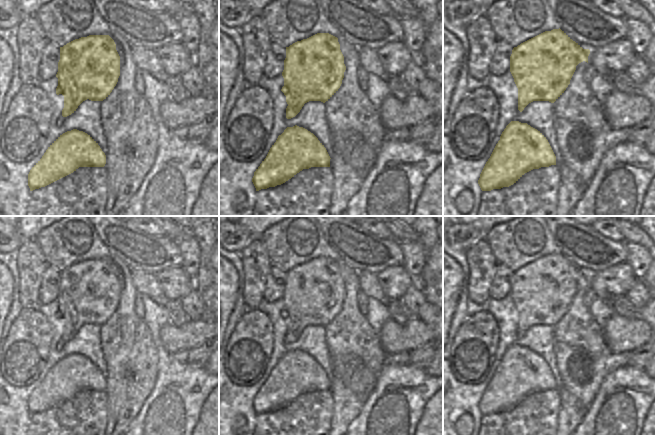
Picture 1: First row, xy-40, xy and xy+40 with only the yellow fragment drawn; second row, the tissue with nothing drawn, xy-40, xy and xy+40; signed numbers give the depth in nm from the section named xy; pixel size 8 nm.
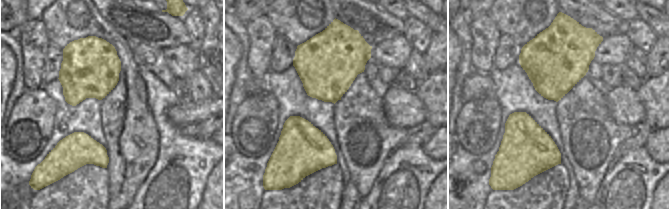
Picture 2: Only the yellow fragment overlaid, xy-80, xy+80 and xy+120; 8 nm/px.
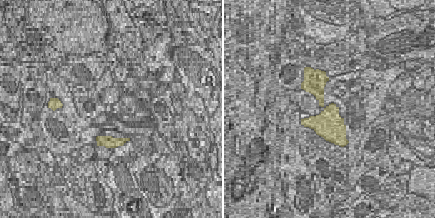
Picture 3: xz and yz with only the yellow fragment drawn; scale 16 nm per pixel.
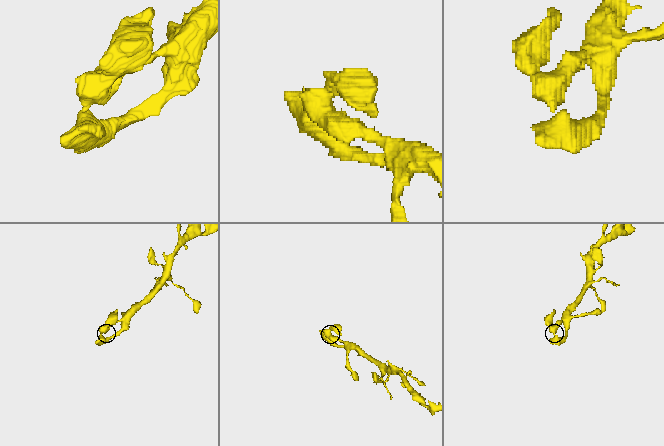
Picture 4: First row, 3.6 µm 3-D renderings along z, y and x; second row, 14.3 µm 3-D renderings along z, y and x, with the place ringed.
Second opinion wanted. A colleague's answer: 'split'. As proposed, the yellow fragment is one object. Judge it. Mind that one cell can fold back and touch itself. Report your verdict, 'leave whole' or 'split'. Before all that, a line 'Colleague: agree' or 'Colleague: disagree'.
Colleague: disagree
leave whole

